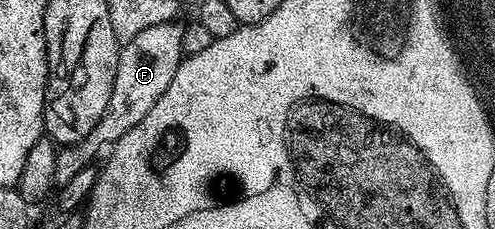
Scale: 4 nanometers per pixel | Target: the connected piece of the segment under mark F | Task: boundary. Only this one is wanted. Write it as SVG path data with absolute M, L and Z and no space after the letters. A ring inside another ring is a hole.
M179 22L163 23L154 25L151 29L146 29L134 37L134 41L123 44L118 57L118 73L114 73L114 89L110 89L110 105L106 105L106 113L86 133L86 137L77 143L70 143L61 146L56 153L56 165L54 167L54 181L57 188L66 185L74 173L78 173L83 167L93 164L96 155L103 156L122 137L154 109L154 104L158 102L158 97L166 93L174 73L178 73L178 65L184 58L182 49L182 33L184 27Z

